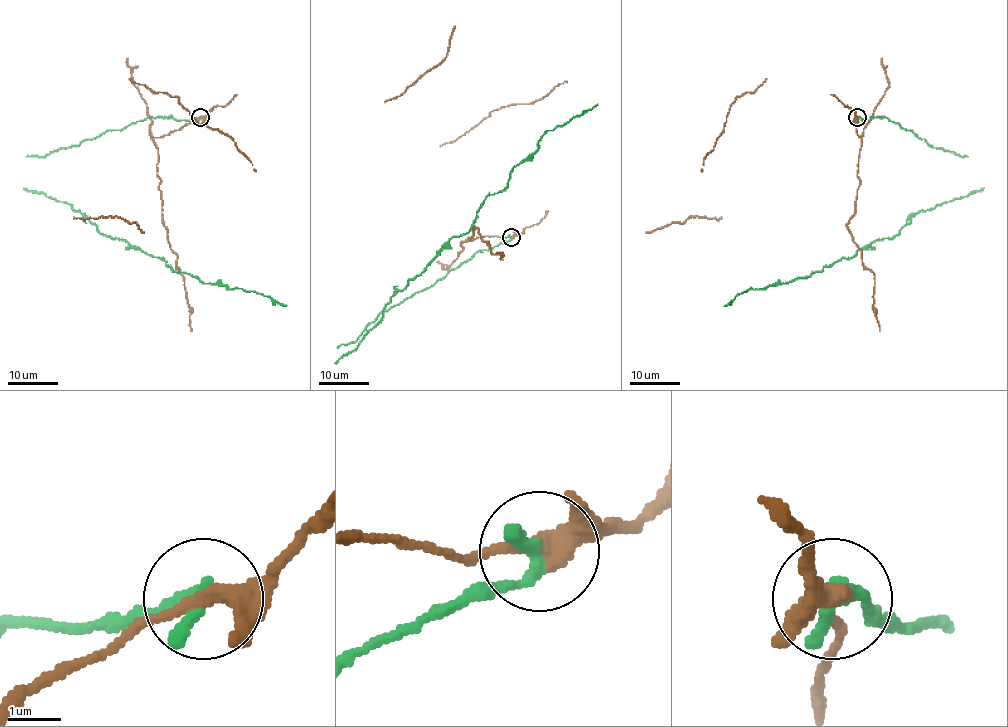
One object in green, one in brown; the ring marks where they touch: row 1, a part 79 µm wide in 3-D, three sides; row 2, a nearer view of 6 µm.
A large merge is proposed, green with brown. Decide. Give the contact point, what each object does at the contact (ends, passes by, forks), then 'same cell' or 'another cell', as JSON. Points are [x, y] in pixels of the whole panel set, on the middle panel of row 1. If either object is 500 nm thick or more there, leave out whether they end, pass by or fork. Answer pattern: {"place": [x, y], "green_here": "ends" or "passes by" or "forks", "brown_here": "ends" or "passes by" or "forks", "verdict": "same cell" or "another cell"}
{"place": [511, 237], "green_here": "ends", "brown_here": "passes by", "verdict": "another cell"}

